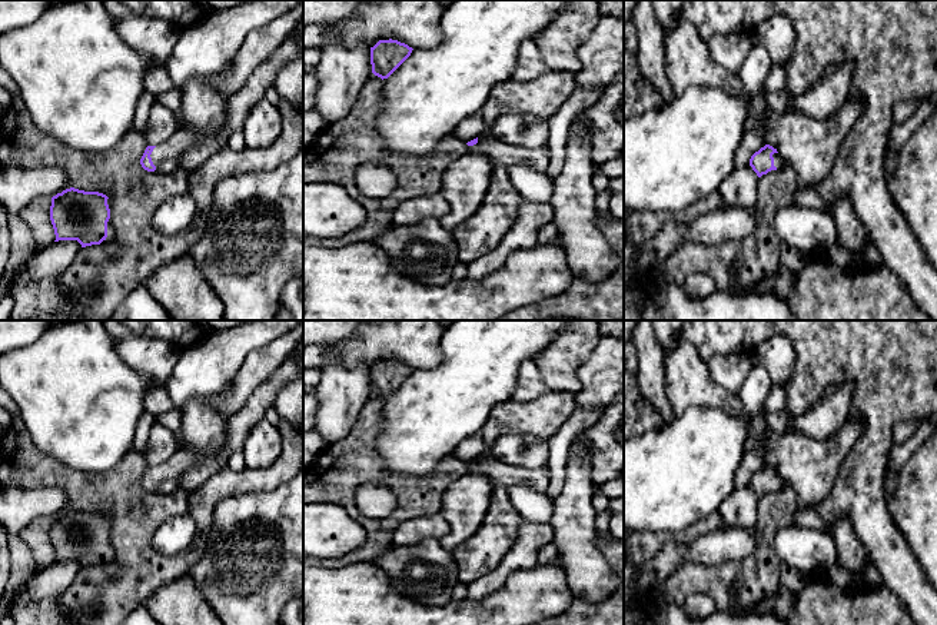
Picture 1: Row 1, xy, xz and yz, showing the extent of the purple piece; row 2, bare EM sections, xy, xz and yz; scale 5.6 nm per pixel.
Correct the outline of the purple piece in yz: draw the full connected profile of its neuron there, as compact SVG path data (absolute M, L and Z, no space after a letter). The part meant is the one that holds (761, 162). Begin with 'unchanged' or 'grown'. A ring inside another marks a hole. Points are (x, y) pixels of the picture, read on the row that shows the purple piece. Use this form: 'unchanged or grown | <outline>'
grown | M765 144L758 152L755 152L750 159L750 166L757 173L758 177L767 174L771 170L781 169L787 162L781 154L770 144Z

